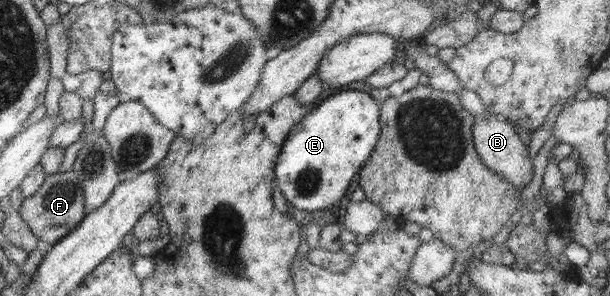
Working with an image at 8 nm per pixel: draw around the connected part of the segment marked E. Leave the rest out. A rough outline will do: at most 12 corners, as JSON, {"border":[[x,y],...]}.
{"border":[[326,94],[274,167],[305,213],[337,204],[375,149],[380,104]]}

